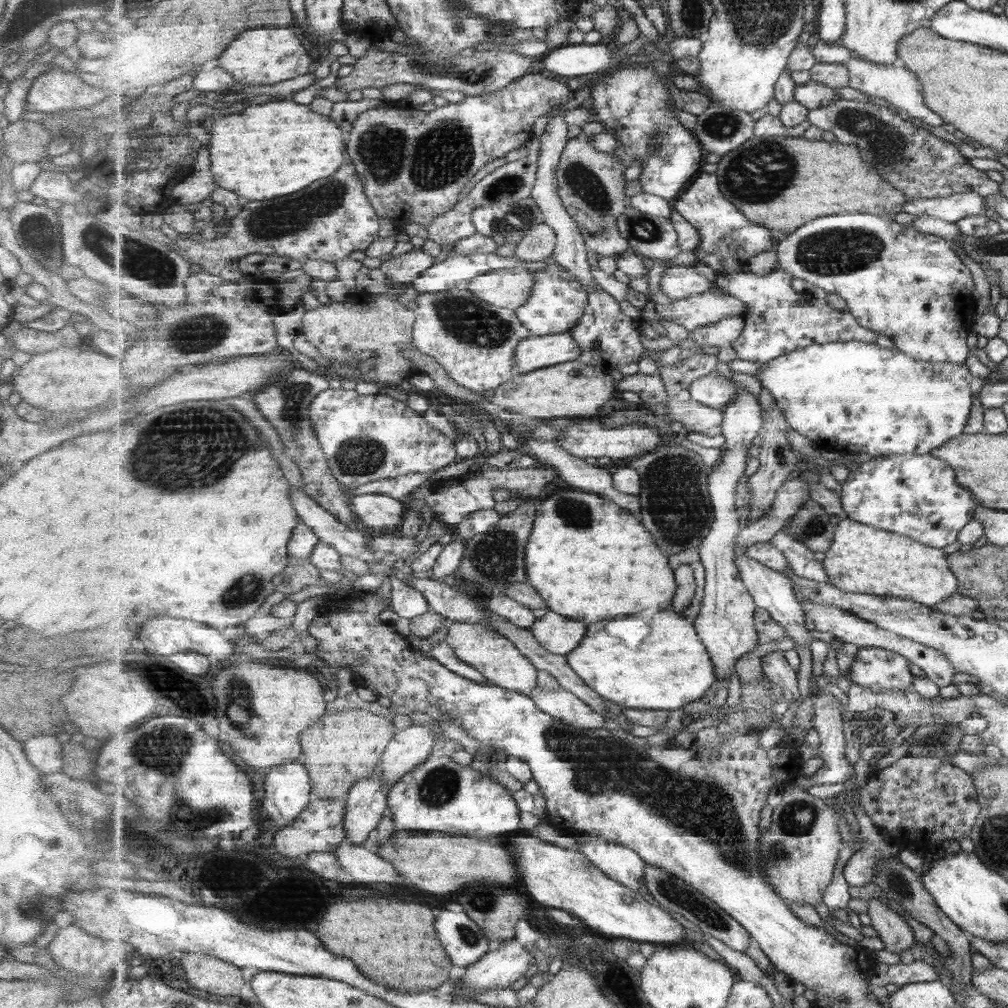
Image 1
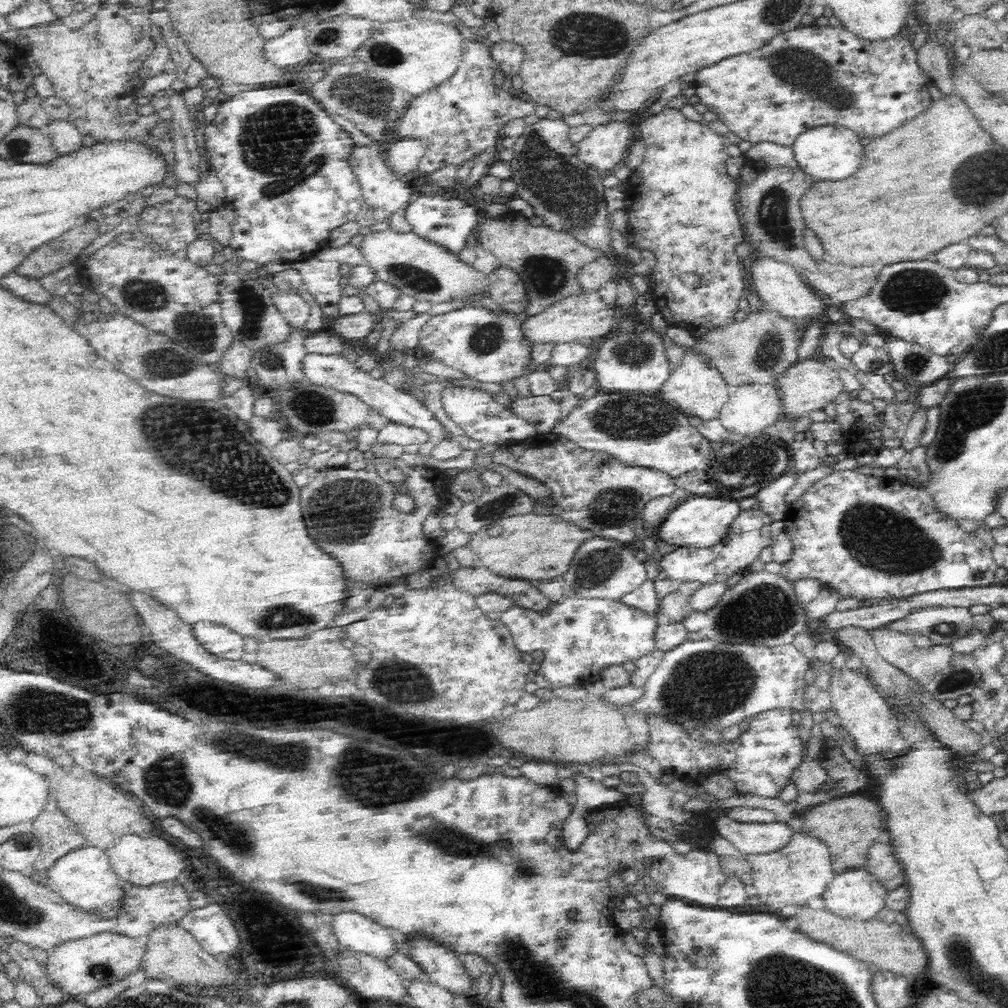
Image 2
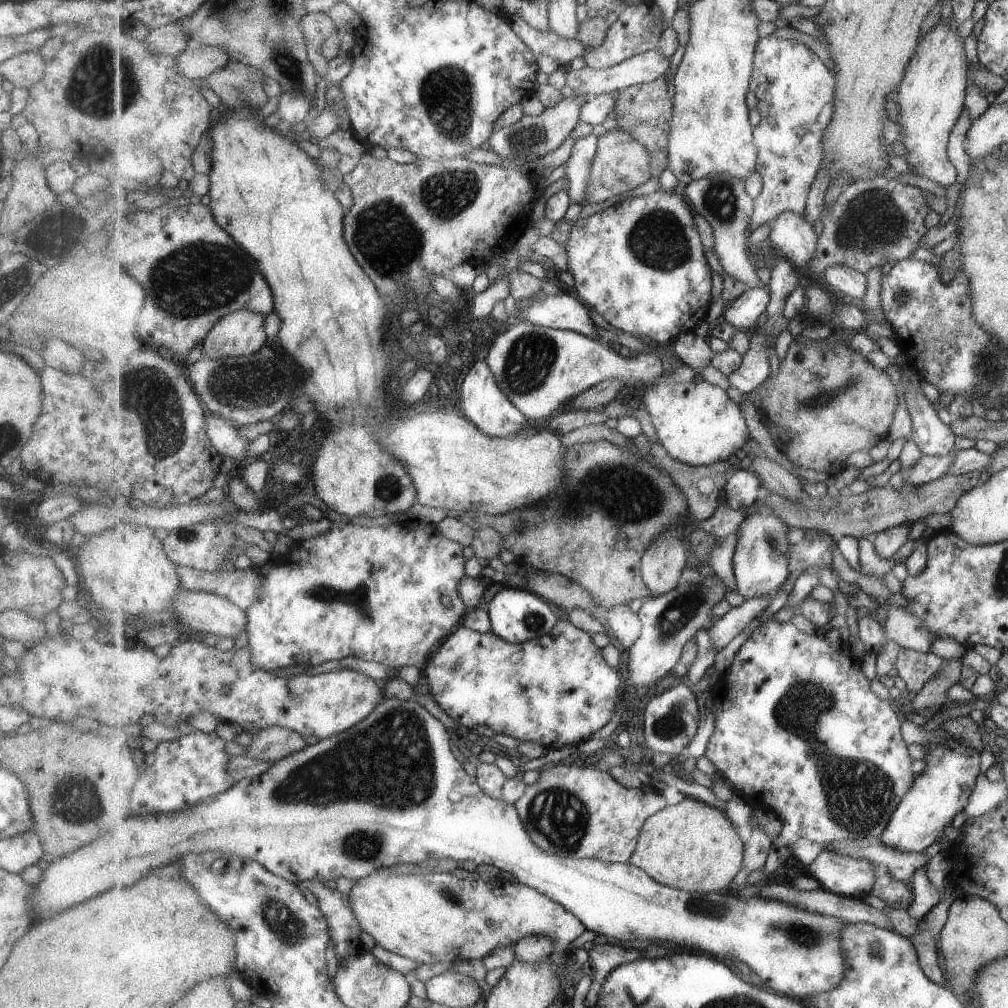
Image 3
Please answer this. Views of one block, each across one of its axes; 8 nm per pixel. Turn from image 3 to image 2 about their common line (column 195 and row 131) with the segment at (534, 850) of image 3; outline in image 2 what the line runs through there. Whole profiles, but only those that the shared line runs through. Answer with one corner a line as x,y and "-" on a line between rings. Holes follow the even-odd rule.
826,125
806,130
791,147
799,164
798,168
815,181
844,180
852,176
864,160
864,146
860,144
860,139
861,137
849,128

